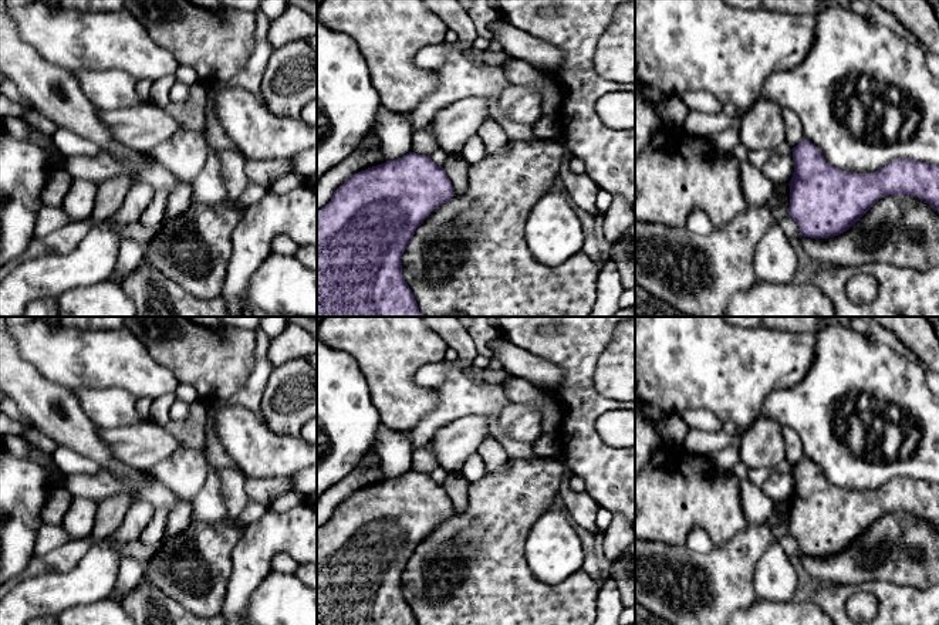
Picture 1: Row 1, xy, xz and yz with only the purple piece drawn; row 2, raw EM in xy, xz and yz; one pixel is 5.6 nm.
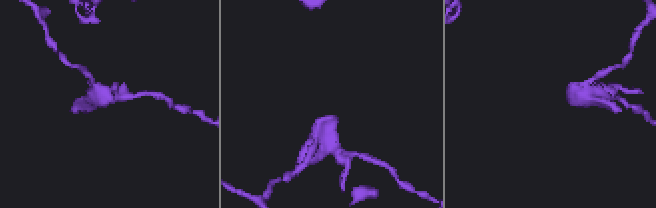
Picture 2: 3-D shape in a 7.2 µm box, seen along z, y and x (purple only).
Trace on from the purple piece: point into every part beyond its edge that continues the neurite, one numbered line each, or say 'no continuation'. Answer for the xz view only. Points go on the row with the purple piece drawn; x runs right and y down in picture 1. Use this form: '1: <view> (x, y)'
no continuation

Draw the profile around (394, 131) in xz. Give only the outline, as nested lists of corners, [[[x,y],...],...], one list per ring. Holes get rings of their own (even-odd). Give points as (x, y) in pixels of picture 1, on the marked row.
[[[384,105],[379,107],[372,134],[378,138],[386,161],[395,161],[412,152],[412,132],[405,114],[396,114]]]

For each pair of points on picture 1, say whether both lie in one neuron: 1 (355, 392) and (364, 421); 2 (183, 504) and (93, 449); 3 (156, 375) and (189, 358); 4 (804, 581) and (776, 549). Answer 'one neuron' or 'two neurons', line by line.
1: one neuron
2: two neurons
3: two neurons
4: two neurons

